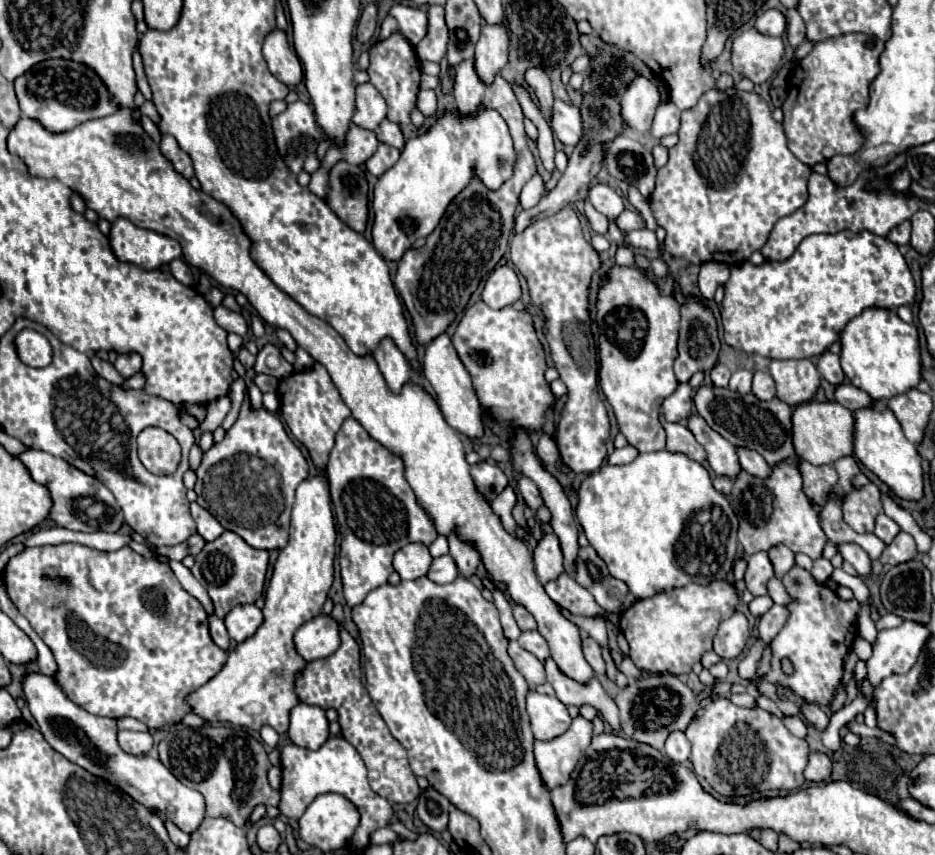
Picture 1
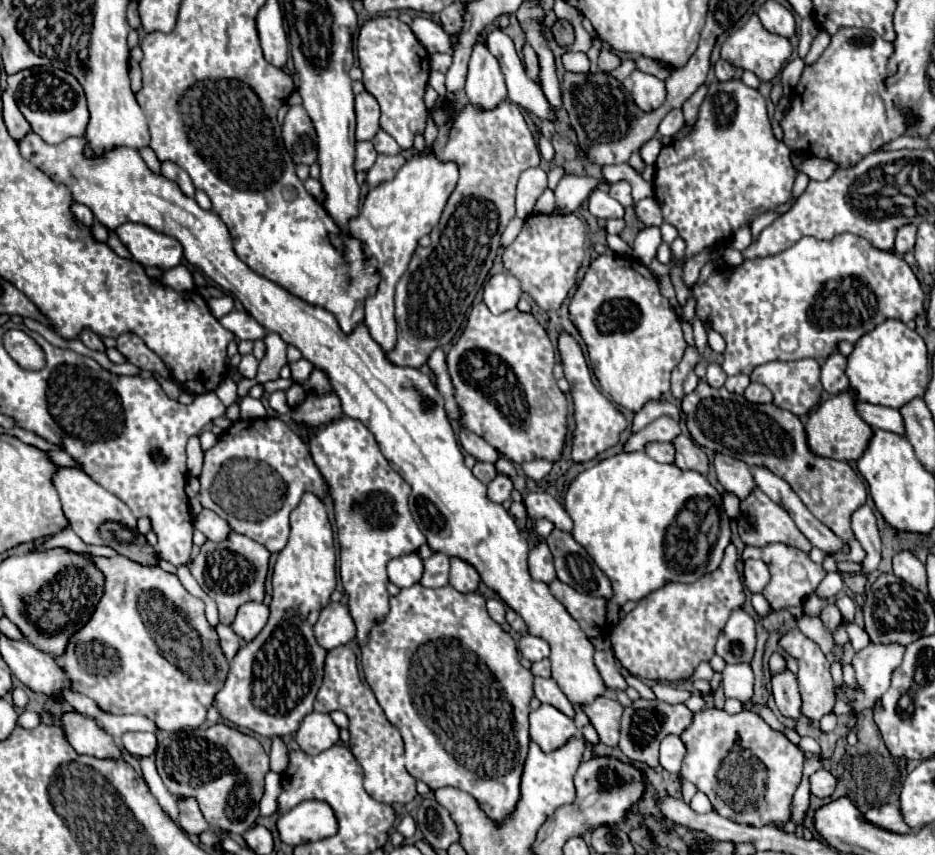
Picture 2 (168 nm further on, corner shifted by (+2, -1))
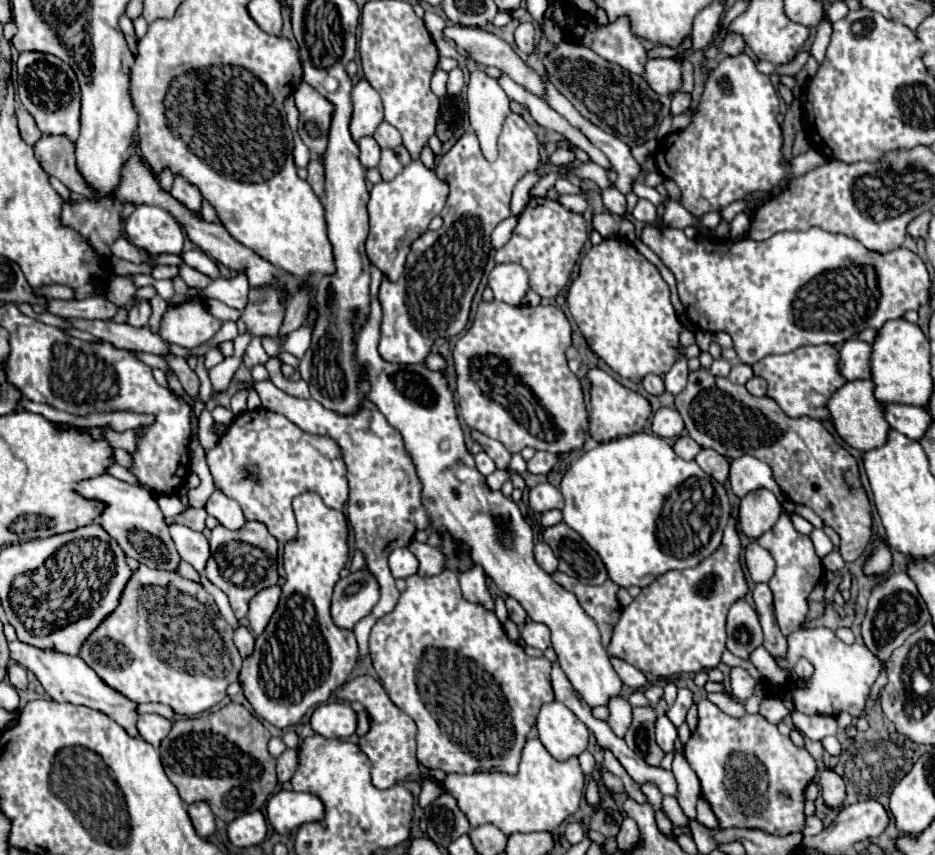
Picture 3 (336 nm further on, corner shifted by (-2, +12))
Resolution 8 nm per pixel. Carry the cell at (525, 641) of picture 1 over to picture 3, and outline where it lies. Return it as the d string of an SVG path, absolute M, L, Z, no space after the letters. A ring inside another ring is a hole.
M528 620L526 626L522 628L520 636L522 636L522 640L524 640L528 646L538 648L538 650L546 650L546 648L550 646L550 630L548 630L546 624Z

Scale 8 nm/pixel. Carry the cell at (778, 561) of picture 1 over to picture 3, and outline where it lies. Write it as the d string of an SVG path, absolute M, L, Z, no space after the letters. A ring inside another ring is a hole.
M782 514L778 518L778 522L774 524L774 528L770 528L768 532L764 532L758 538L758 544L762 548L766 548L772 558L776 560L776 572L774 578L768 582L772 592L774 592L774 608L776 608L776 618L778 618L778 626L782 630L784 636L790 636L790 632L798 630L806 612L808 612L808 594L812 592L812 588L820 582L822 576L822 560L818 558L814 544L810 540L810 536L800 534L790 518L786 514Z

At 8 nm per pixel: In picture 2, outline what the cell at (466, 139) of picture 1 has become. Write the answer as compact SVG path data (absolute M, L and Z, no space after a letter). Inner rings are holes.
M434 153L416 155L410 159L392 181L386 181L374 189L364 199L360 215L351 219L348 229L356 237L364 253L378 263L380 283L374 295L366 299L364 323L370 329L374 341L390 351L396 345L396 319L394 319L394 287L404 275L420 237L428 235L434 225L438 225L442 209L454 191L458 181L458 167L454 163L440 163Z

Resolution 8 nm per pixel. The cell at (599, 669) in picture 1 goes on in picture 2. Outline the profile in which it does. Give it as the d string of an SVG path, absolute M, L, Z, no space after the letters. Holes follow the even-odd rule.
M610 649L606 651L596 651L594 653L594 661L596 661L596 667L606 683L606 687L610 689L620 689L620 691L626 691L628 683L624 681L622 673L620 673L620 667L618 663L614 661L614 653Z

